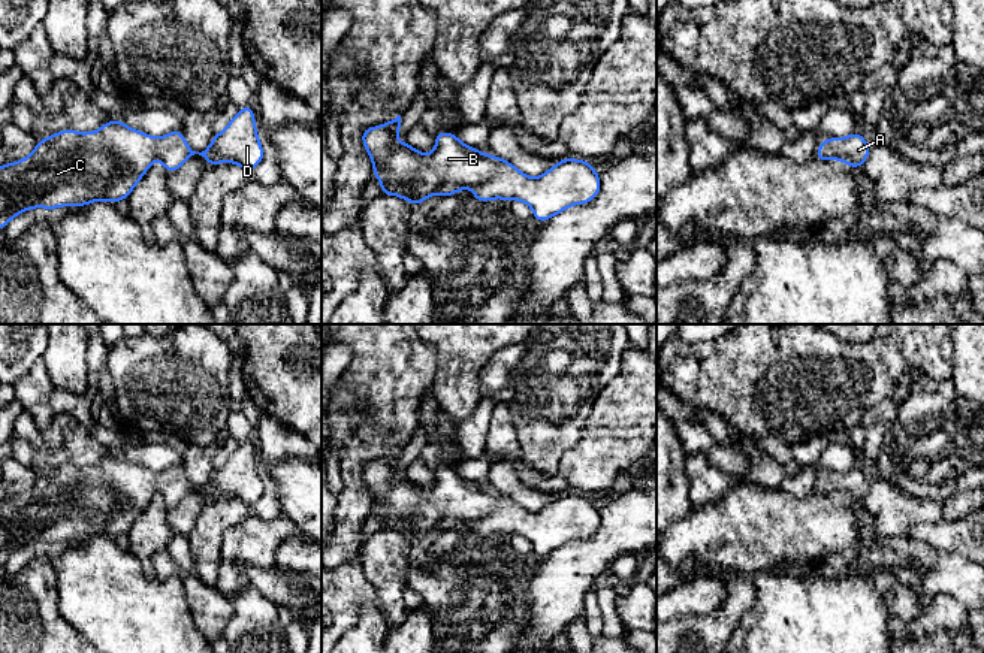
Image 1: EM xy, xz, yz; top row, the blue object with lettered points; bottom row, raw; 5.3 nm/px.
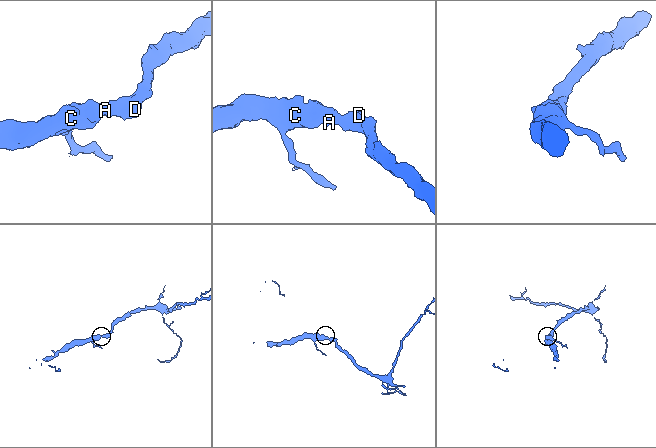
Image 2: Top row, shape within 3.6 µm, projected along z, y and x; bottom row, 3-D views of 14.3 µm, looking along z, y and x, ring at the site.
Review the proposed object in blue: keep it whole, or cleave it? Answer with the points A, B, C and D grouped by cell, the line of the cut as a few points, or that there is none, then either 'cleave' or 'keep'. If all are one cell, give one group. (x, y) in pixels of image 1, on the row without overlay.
groups A B C D; cut none; keep

